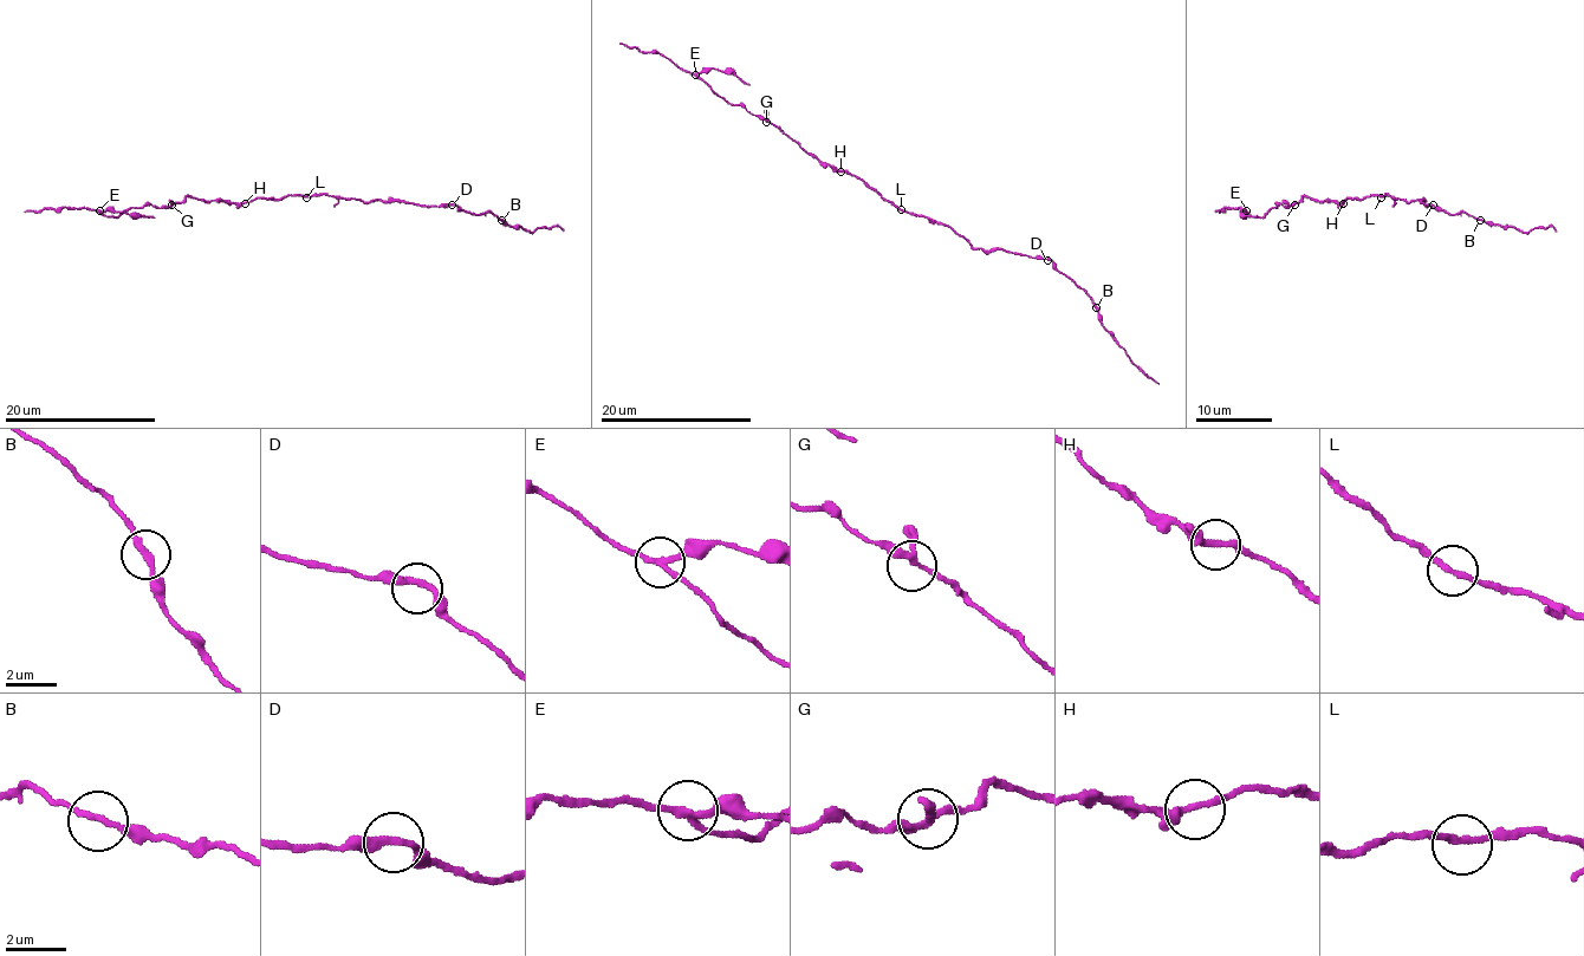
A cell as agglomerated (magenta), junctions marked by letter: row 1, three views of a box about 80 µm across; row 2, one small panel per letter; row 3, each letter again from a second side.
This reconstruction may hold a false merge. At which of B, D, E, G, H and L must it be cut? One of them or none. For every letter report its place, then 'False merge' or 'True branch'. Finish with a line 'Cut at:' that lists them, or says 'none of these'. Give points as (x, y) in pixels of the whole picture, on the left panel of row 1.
B: Place: (501, 220). True branch
D: Place: (452, 205). True branch
E: Place: (99, 210). False merge
G: Place: (171, 205). True branch
H: Place: (245, 203). True branch
L: Place: (306, 197). True branch
Cut at: E

